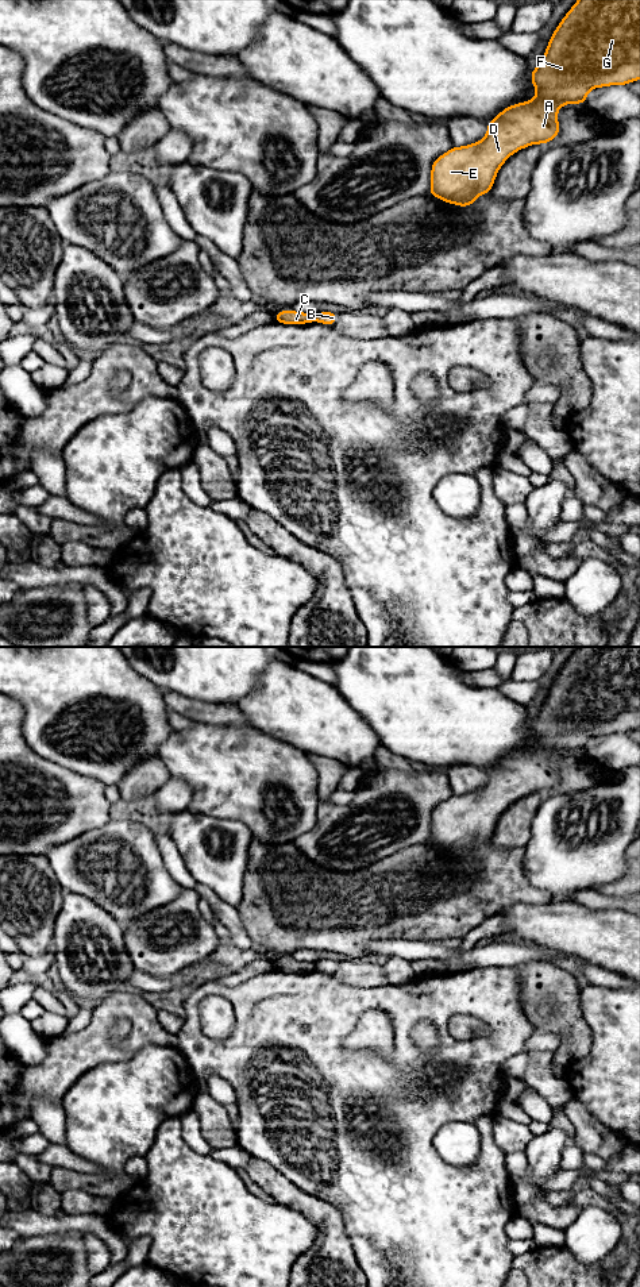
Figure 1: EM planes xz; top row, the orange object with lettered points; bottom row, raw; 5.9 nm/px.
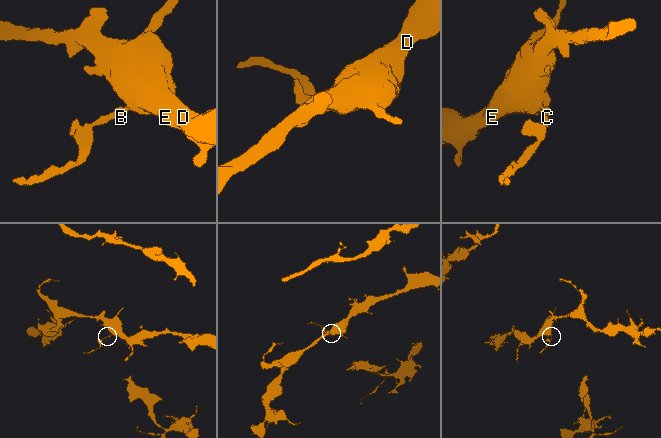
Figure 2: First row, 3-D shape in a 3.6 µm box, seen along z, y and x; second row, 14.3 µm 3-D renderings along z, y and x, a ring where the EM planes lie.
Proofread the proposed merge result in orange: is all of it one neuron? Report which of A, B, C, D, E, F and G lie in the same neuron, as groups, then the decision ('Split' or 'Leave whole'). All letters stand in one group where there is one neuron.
Groups: A B D E F G / C. Split

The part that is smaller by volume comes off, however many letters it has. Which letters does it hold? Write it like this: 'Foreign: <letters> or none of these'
Foreign: C

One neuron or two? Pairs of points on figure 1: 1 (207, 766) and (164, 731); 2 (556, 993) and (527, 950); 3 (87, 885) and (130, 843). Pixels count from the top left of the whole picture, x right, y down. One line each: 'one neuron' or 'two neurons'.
1: two neurons
2: two neurons
3: one neuron

